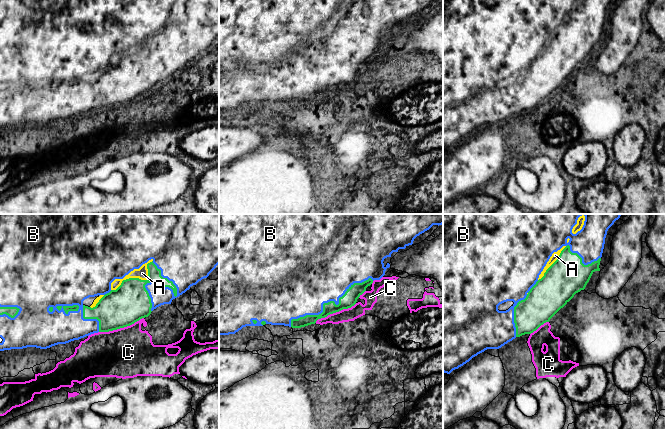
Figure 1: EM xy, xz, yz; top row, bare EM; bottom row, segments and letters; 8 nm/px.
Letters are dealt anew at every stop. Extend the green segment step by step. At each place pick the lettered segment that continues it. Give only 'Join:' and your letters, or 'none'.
Join: C

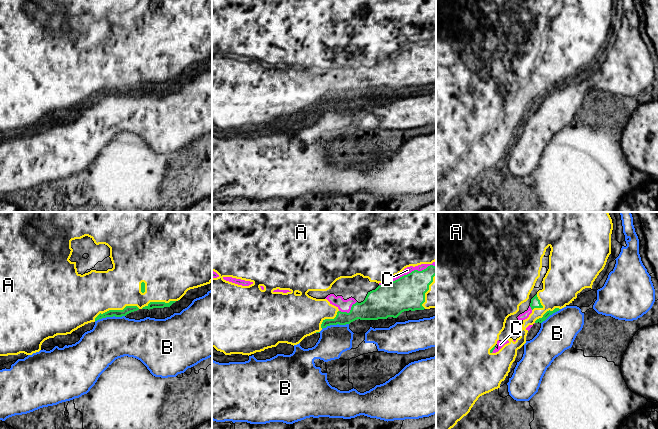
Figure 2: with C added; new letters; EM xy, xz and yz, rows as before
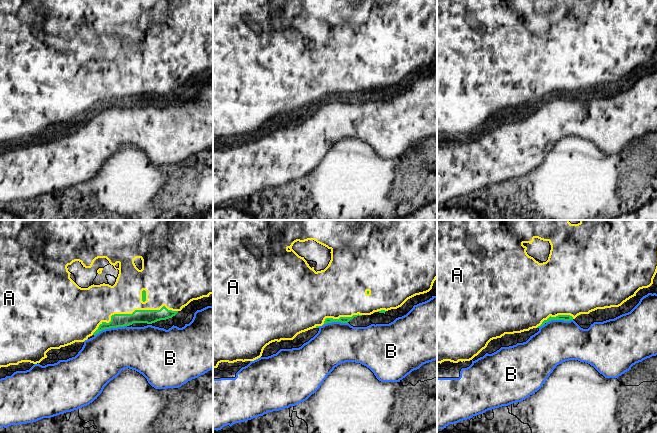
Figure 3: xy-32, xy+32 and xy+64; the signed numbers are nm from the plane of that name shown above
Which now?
Join: none

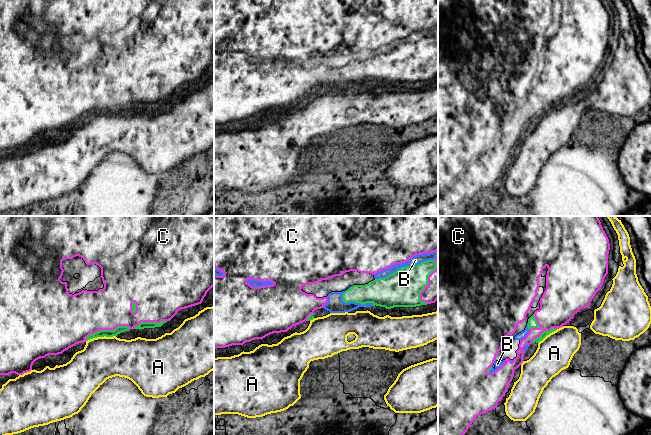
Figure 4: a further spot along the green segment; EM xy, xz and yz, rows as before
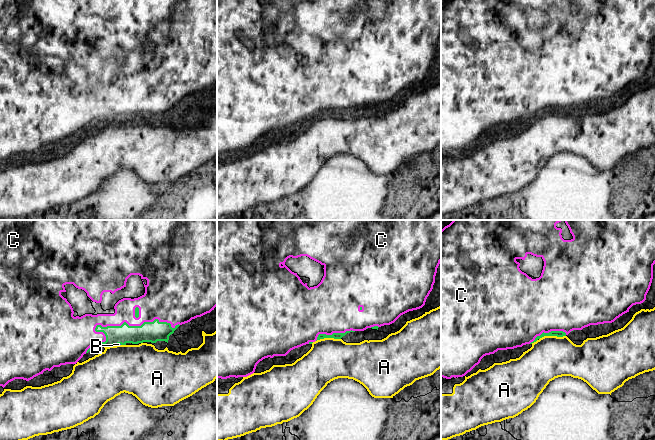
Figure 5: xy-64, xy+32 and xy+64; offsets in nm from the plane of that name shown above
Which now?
Join: none

